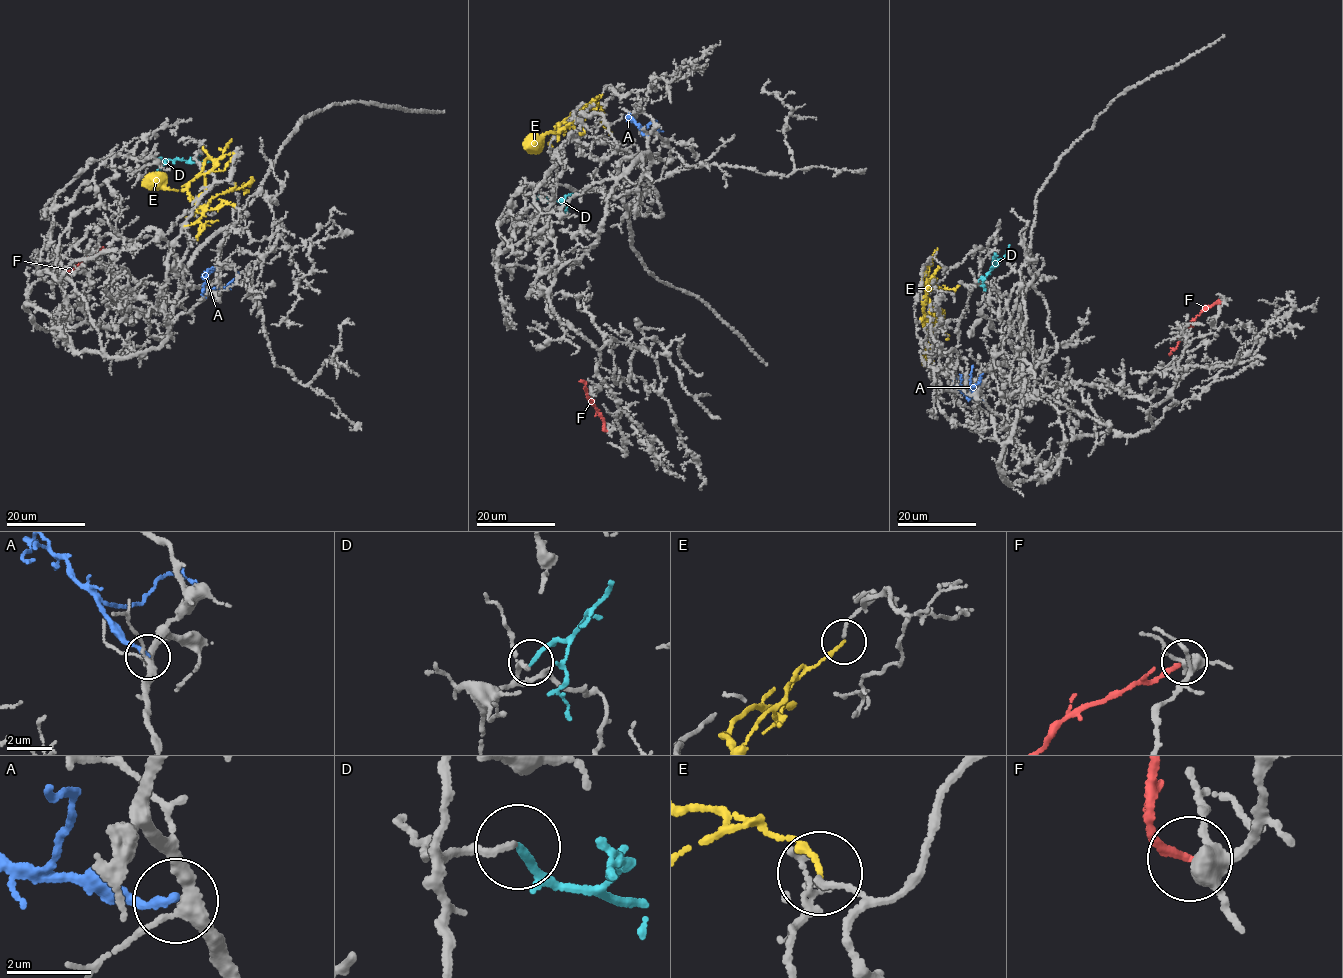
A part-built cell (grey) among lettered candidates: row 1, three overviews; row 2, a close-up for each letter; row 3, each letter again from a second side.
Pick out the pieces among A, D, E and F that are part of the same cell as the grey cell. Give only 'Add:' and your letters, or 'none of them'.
Add: D

